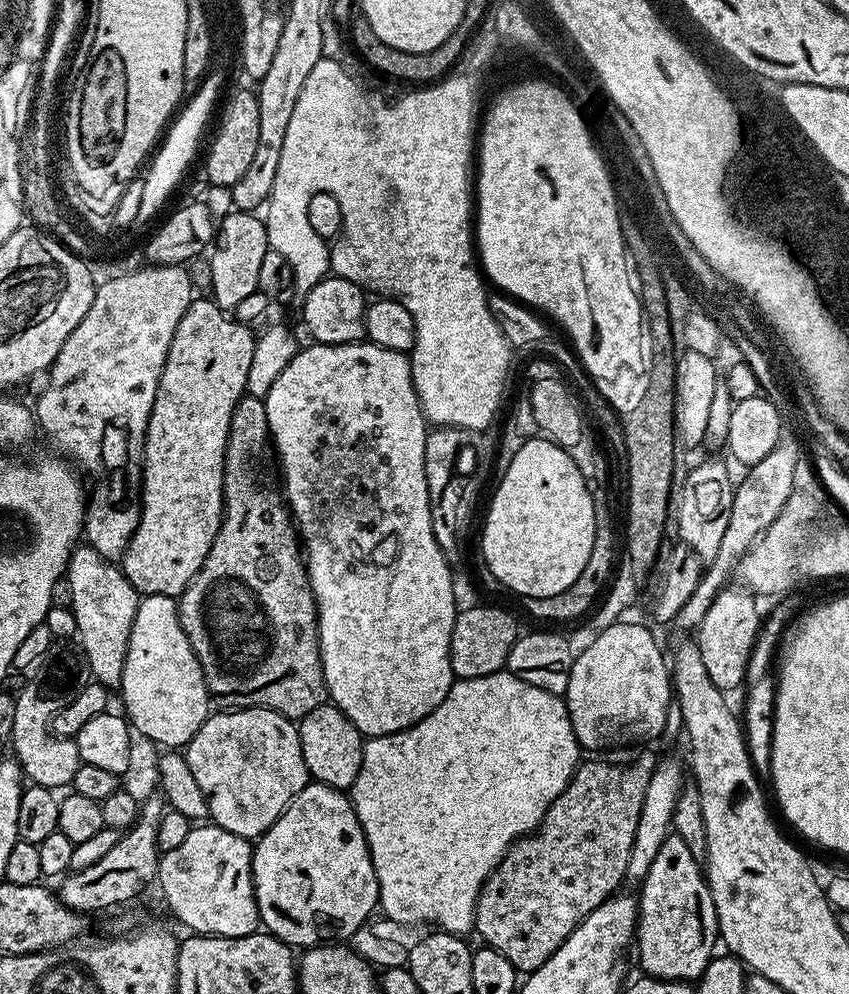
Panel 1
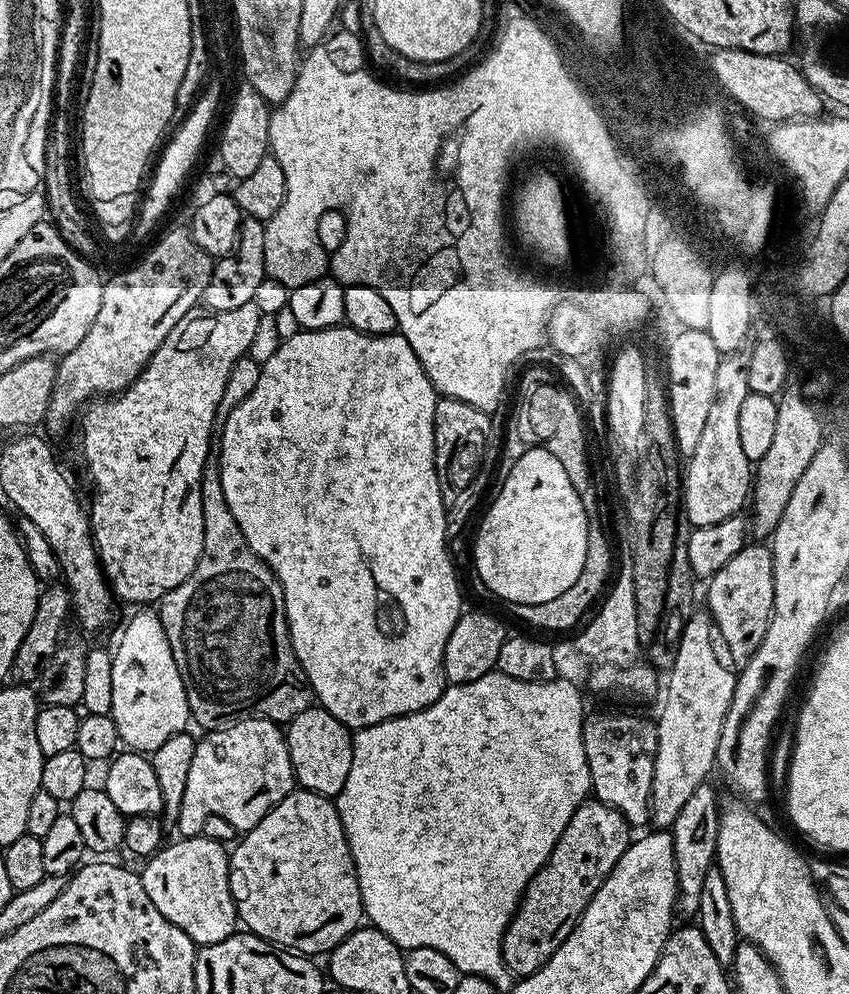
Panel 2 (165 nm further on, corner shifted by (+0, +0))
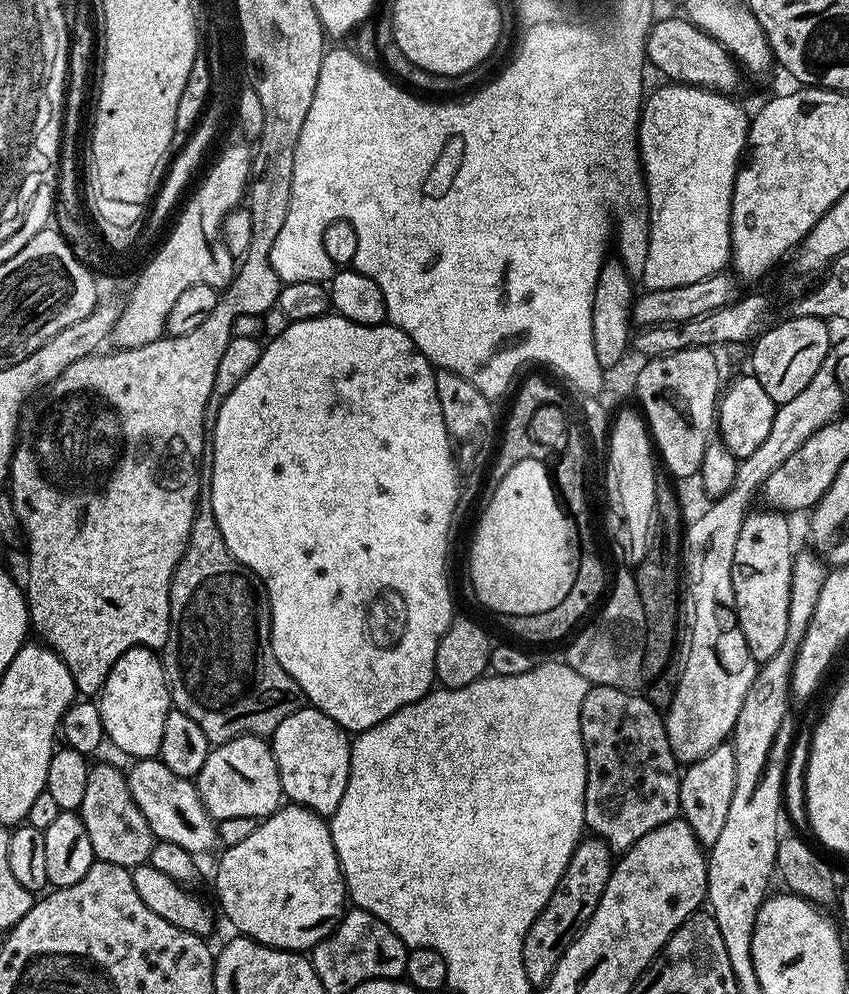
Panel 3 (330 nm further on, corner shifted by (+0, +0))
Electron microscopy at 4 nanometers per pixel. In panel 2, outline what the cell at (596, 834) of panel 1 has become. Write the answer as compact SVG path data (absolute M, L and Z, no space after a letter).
M589 798L578 806L578 810L574 810L574 818L566 822L566 830L562 830L562 838L558 838L550 858L526 886L520 905L516 907L516 913L504 932L502 960L513 977L523 978L534 974L550 959L554 950L558 950L558 946L566 942L566 938L586 910L590 898L594 898L598 886L606 882L610 870L614 870L618 858L622 858L622 854L628 849L630 843L628 832L630 833L630 825L624 815L606 806L601 800Z

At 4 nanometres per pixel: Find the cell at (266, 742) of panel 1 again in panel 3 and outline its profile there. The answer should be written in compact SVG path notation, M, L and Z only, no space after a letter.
M239 736L225 744L215 745L206 762L202 762L202 770L195 776L194 783L208 815L217 822L230 818L263 818L272 815L282 804L278 766L274 762L272 745L263 736Z

